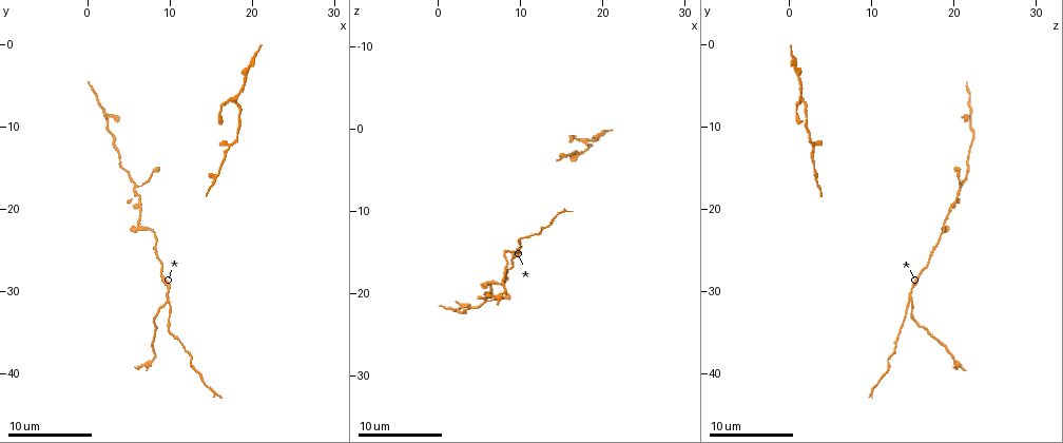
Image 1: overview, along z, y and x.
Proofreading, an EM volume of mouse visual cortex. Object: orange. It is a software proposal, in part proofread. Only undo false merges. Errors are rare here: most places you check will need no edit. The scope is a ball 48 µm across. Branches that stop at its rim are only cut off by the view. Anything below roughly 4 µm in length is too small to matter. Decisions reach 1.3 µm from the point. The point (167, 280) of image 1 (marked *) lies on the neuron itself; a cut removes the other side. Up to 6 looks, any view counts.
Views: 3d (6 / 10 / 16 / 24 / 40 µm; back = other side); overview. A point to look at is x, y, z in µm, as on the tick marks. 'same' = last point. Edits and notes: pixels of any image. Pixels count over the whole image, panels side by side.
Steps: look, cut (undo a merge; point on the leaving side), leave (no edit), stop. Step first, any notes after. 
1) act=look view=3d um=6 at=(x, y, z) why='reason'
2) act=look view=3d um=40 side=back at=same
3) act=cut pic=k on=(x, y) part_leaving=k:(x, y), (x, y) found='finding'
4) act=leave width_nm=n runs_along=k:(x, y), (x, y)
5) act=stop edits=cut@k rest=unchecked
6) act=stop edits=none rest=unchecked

act=look view=3d um=10 at=(9.8, 31.0, 14.6) why='three-way junction'

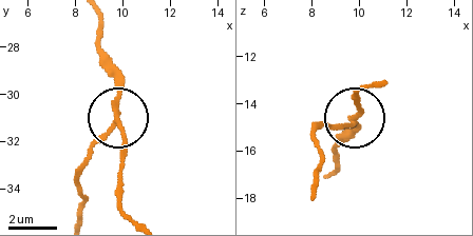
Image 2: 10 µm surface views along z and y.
act=cut pic=2 on=(91, 142) arms=3 part_leaving=2:(116, 119), (81, 172), (81, 214) found='a second neuron is stuck on'

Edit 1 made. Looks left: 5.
act=look view=3d um=6 at=(8.0, 22.8, 18.6) why='thick turns thin'

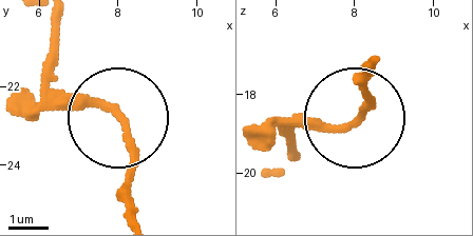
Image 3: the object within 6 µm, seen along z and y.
act=leave width_nm=180 runs_along=3:(372, 65), (362, 79), (369, 99), (342, 122), (261, 126) found='all the same neuron'

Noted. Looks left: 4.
act=look view=3d um=10 at=(17.8, 12.0, 2.8) why='three-way junction'

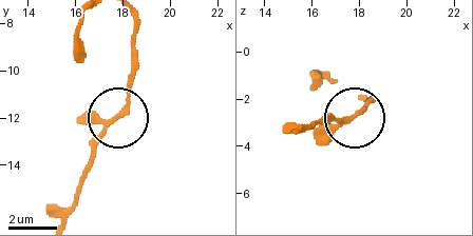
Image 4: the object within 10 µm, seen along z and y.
act=leave found='all the same neuron'

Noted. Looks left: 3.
act=stop edits=cut@2 rest=unchecked

